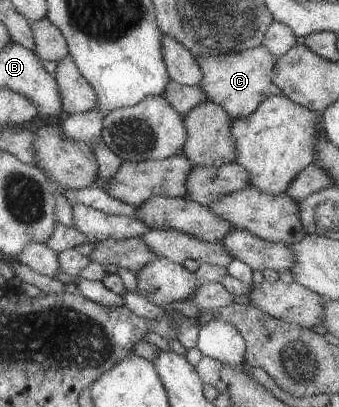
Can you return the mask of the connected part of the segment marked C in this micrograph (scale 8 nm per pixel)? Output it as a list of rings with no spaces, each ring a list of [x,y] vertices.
[[[262,45],[234,53],[197,55],[193,58],[202,74],[196,86],[232,120],[250,115],[263,99],[282,94],[269,78],[276,58]]]

